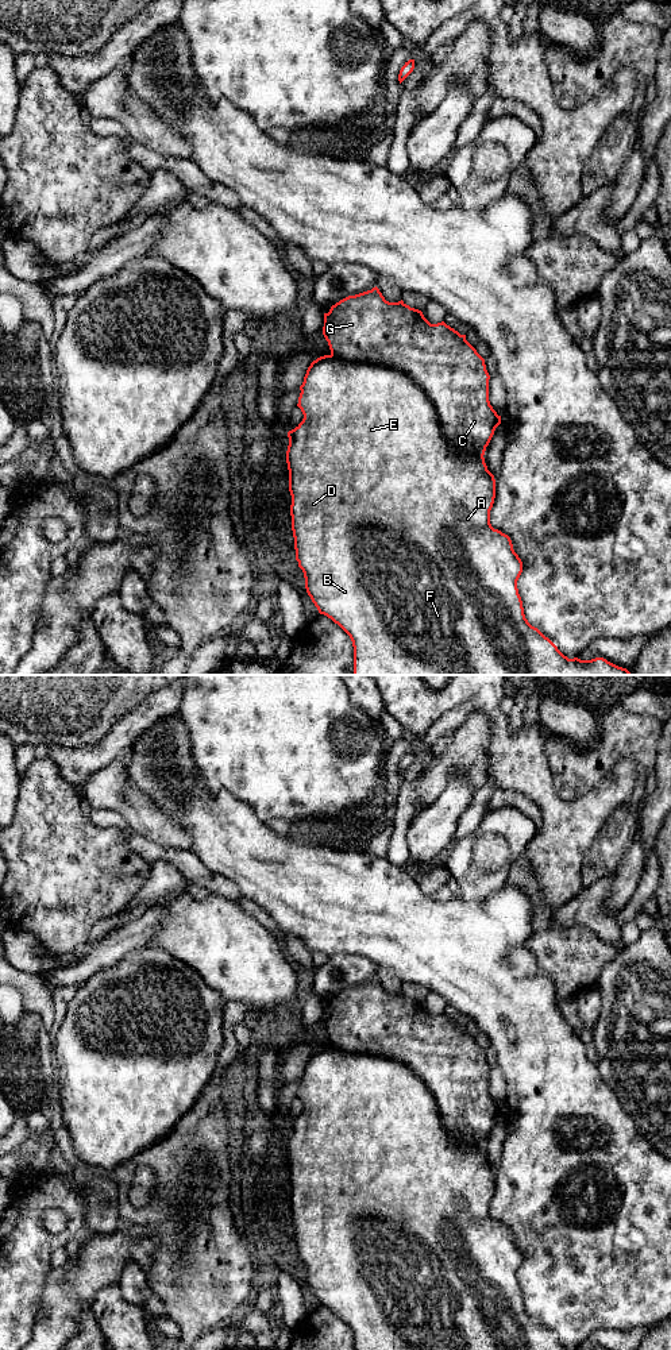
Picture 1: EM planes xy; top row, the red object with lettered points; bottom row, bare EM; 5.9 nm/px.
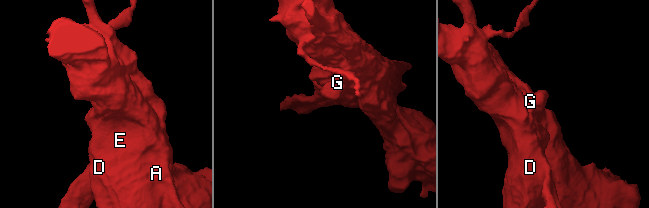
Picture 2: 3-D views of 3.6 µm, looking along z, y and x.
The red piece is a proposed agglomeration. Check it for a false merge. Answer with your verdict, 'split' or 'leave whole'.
split

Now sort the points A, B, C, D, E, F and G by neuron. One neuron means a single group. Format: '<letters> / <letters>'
A B D E F / C G

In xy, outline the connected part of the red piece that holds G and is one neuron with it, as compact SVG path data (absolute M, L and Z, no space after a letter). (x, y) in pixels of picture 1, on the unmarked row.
M379 980L348 987L324 1004L323 1026L331 1046L347 1053L365 1053L398 1060L408 1065L431 1089L446 1130L452 1137L473 1139L483 1148L501 1107L489 1092L489 1071L485 1050L466 1031L466 1026L444 1012L431 1015L421 1002L402 991L389 994Z

